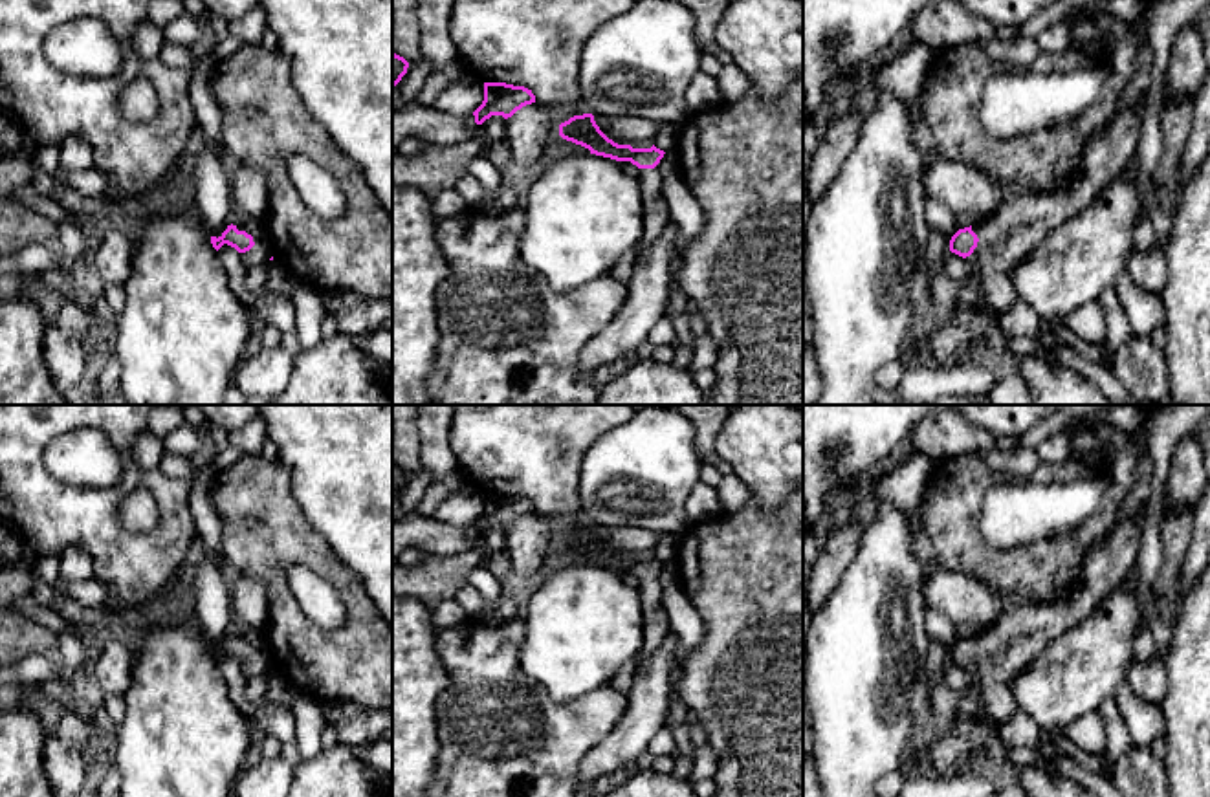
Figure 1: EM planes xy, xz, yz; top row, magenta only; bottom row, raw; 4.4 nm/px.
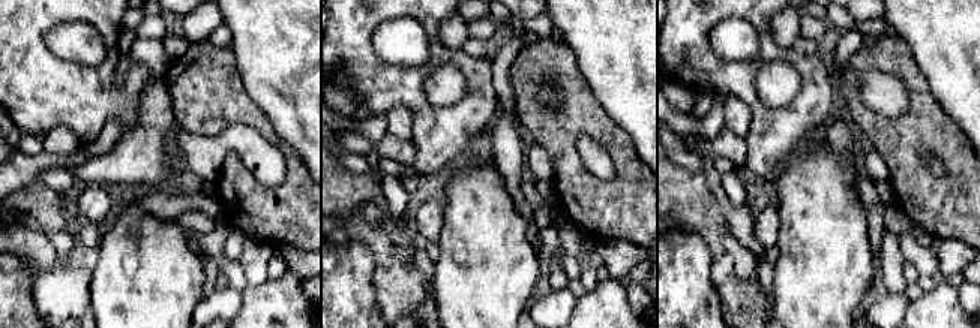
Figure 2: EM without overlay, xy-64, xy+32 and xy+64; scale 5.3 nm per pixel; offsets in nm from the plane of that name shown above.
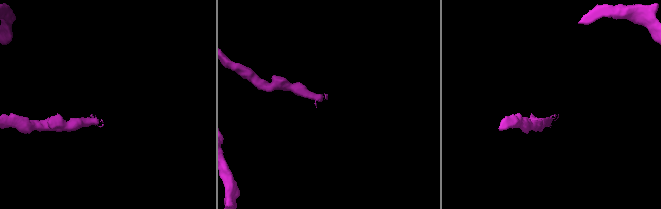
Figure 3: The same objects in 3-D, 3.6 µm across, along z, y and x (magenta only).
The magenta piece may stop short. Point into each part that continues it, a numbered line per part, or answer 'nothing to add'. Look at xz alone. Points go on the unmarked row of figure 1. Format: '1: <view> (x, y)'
1: xz (657, 625)

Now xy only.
1: xy (259, 665)

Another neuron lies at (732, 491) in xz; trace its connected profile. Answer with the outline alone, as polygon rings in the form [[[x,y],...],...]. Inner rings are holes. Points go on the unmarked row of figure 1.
[[[728,475],[720,478],[720,484],[717,486],[717,497],[722,513],[735,513],[748,504],[752,498],[752,489],[735,475]]]

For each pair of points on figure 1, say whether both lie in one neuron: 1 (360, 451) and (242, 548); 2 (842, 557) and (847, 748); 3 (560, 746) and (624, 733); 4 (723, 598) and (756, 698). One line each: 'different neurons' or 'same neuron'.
1: different neurons
2: different neurons
3: different neurons
4: same neuron

